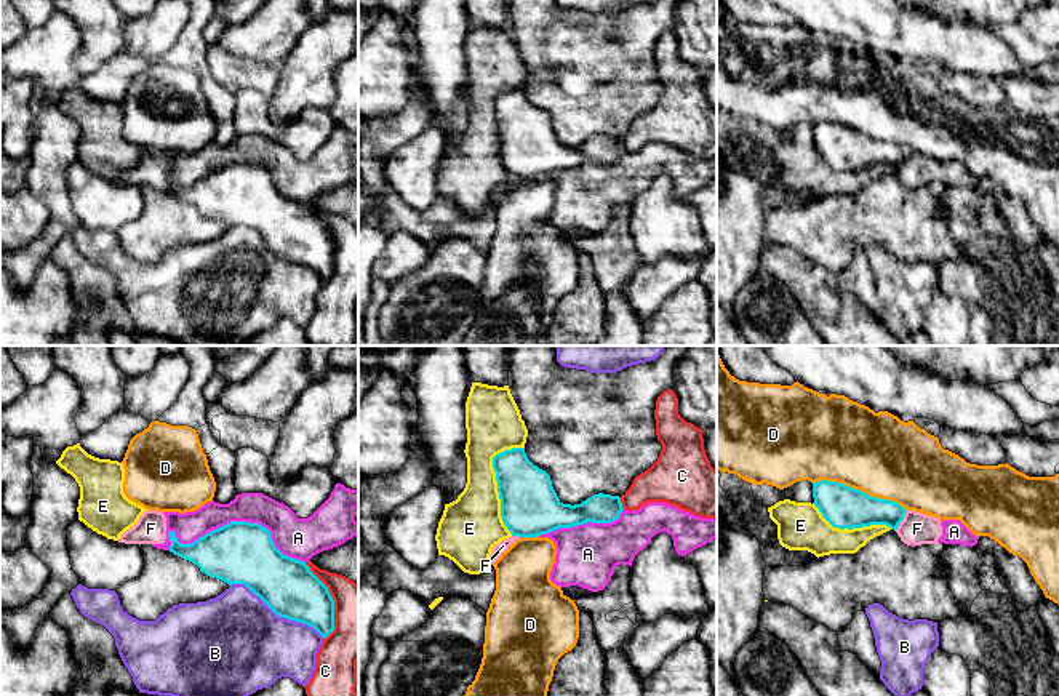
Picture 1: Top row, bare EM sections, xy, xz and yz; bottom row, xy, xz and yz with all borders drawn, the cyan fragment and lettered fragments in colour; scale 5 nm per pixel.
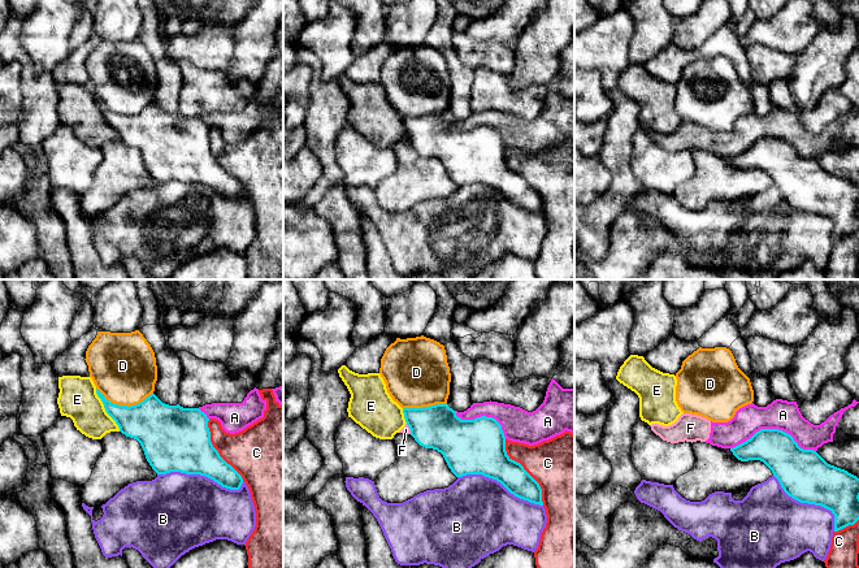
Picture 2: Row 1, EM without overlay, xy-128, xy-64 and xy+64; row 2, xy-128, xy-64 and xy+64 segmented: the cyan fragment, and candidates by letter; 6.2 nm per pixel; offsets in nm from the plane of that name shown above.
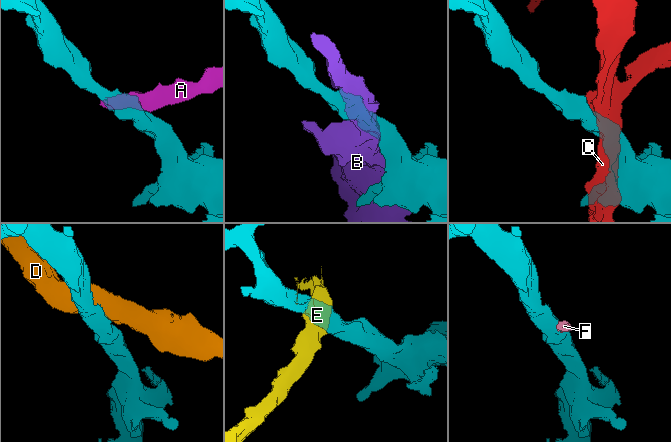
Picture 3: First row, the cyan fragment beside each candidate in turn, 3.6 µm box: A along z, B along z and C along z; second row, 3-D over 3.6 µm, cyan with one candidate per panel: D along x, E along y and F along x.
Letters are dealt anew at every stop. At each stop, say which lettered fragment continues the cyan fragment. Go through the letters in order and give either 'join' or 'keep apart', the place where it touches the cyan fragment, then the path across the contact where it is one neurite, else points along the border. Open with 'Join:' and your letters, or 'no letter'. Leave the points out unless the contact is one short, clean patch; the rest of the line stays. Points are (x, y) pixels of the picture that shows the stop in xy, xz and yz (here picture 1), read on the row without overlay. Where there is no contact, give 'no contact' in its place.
Join: no letter
A: keep apart; meets cyan in xy at (239, 164)
B: keep apart; meets cyan in xy at (277, 256)
C: keep apart; meets cyan in xy at (333, 242)
D: keep apart; meets cyan in yz at (859, 132)
E: keep apart; meets cyan in xz at (496, 122)
F: keep apart; meets cyan in yz at (903, 160); border along yz (907, 152), (895, 172)

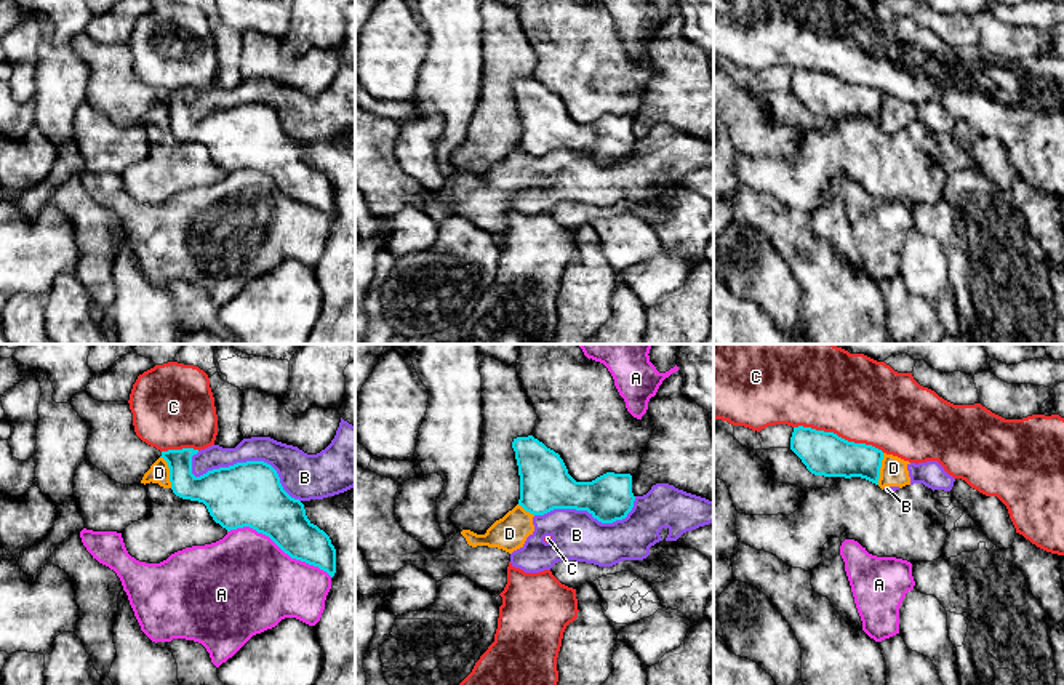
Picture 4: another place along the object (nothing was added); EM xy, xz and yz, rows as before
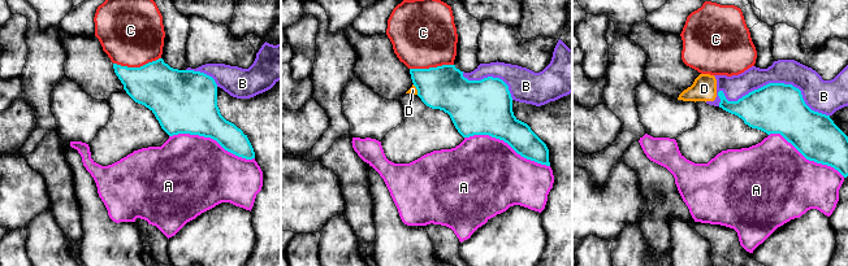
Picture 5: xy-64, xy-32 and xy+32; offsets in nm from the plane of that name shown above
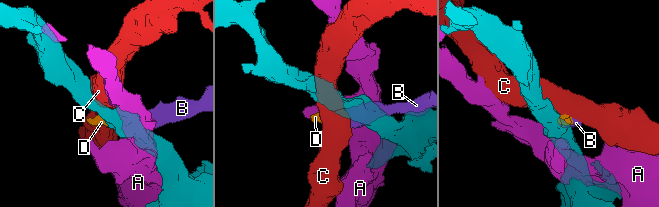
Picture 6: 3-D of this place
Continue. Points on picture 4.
Join: no letter
A: keep apart; meets cyan in xy at (280, 189)
B: keep apart; meets cyan in xy at (244, 104)
C: keep apart; meets cyan in yz at (837, 77)
D: keep apart; meets cyan in xy at (170, 114); border along xy (160, 98), (167, 104), (172, 128)

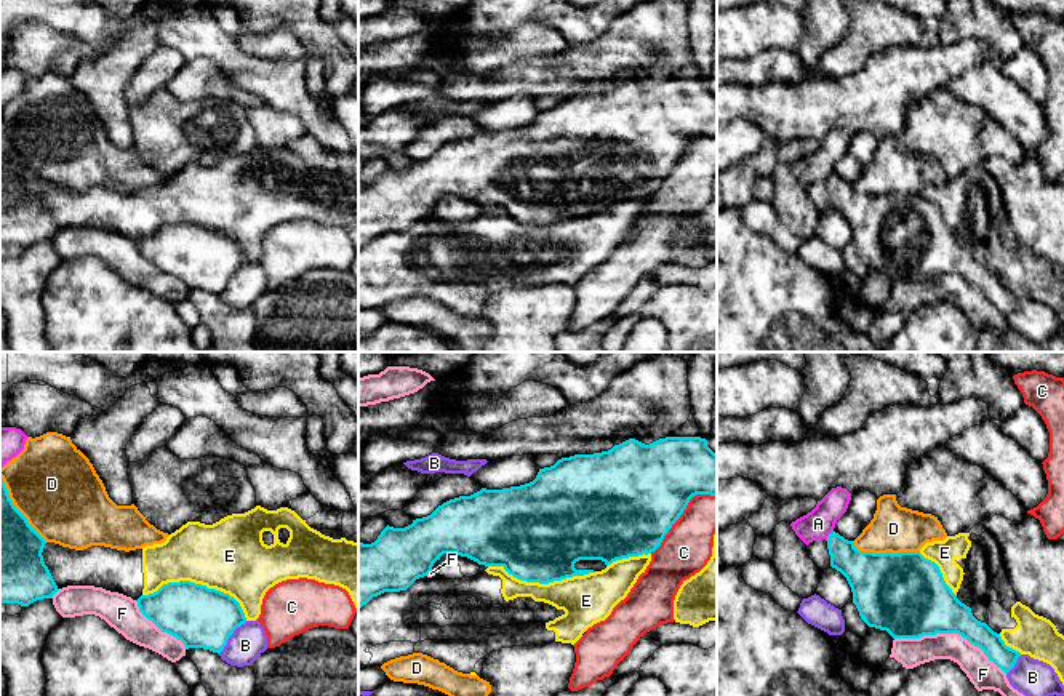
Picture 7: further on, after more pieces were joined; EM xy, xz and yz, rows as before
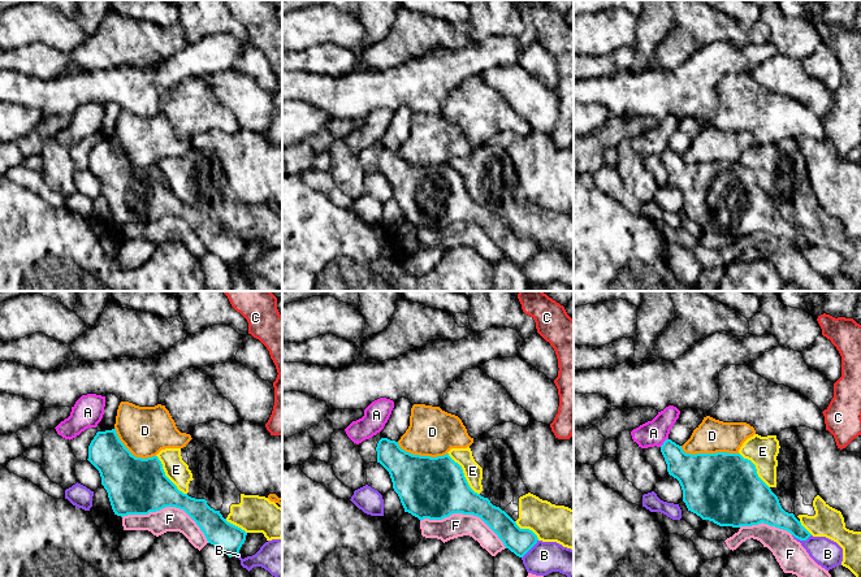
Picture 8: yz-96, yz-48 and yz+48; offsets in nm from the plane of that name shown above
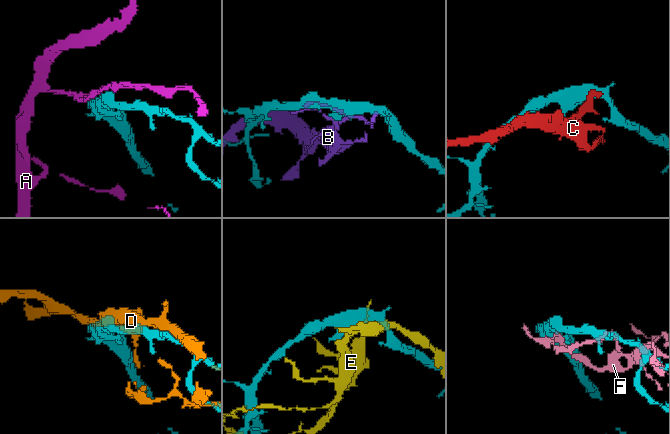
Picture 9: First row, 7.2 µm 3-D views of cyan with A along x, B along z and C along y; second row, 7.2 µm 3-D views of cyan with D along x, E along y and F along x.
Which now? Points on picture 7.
Join: no letter
A: keep apart; meets cyan in yz at (829, 176)
B: keep apart; meets cyan in xy at (231, 276)
C: keep apart; meets cyan in xz at (682, 154)
D: keep apart; meets cyan in yz at (887, 194)
E: keep apart; meets cyan in xy at (199, 226)
F: keep apart; meets cyan in yz at (951, 274)

